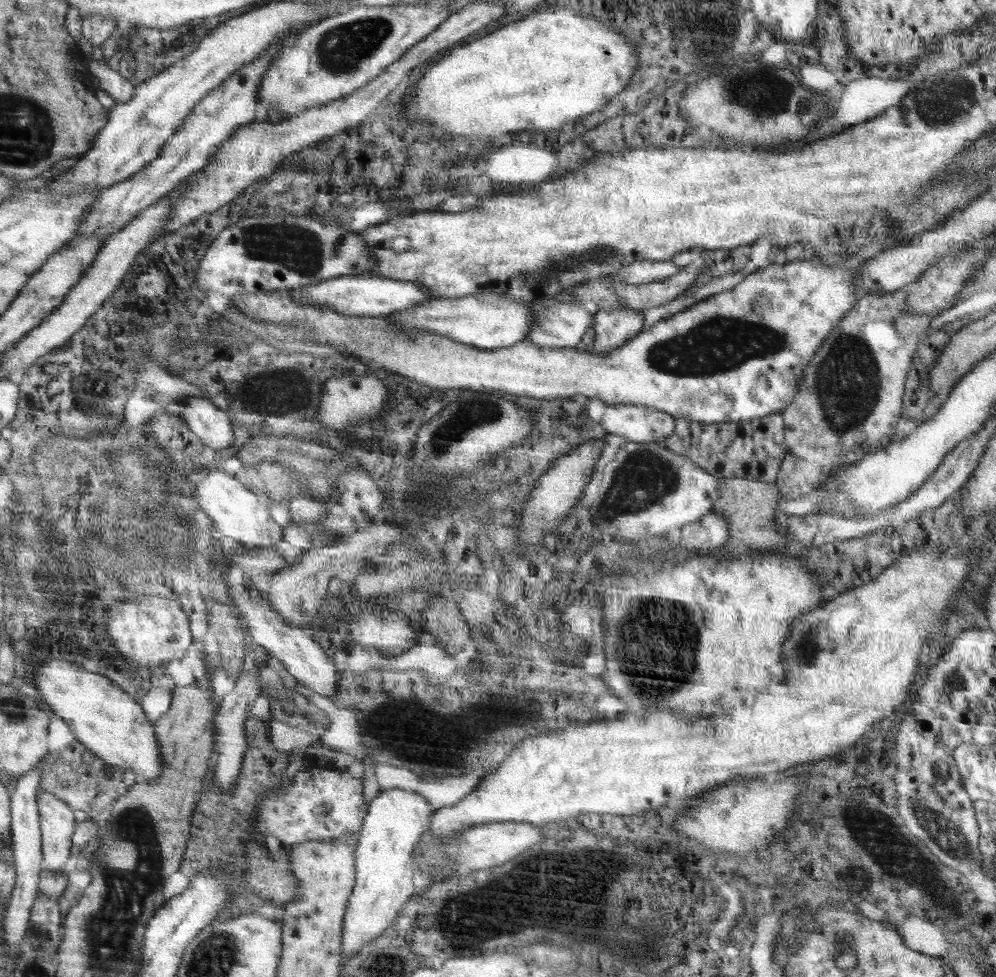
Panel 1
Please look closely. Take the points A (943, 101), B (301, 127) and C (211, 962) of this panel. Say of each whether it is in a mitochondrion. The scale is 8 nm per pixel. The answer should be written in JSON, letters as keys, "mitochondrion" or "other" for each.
{"A":"mitochondrion","B":"other","C":"mitochondrion"}

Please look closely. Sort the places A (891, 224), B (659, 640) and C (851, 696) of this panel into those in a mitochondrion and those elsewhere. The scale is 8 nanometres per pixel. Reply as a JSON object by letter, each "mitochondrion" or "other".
{"A":"mitochondrion","B":"mitochondrion","C":"other"}

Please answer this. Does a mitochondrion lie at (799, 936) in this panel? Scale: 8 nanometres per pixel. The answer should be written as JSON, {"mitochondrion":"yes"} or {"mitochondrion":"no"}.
{"mitochondrion":"yes"}

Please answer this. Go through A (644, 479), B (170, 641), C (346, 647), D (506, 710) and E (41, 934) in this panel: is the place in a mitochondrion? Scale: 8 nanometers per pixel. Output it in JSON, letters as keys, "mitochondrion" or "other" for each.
{"A":"mitochondrion","B":"mitochondrion","C":"other","D":"mitochondrion","E":"mitochondrion"}

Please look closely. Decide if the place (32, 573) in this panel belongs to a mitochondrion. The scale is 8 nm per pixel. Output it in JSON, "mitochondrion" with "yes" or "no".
{"mitochondrion":"yes"}

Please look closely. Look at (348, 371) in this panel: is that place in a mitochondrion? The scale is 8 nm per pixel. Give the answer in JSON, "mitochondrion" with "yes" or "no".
{"mitochondrion":"no"}

